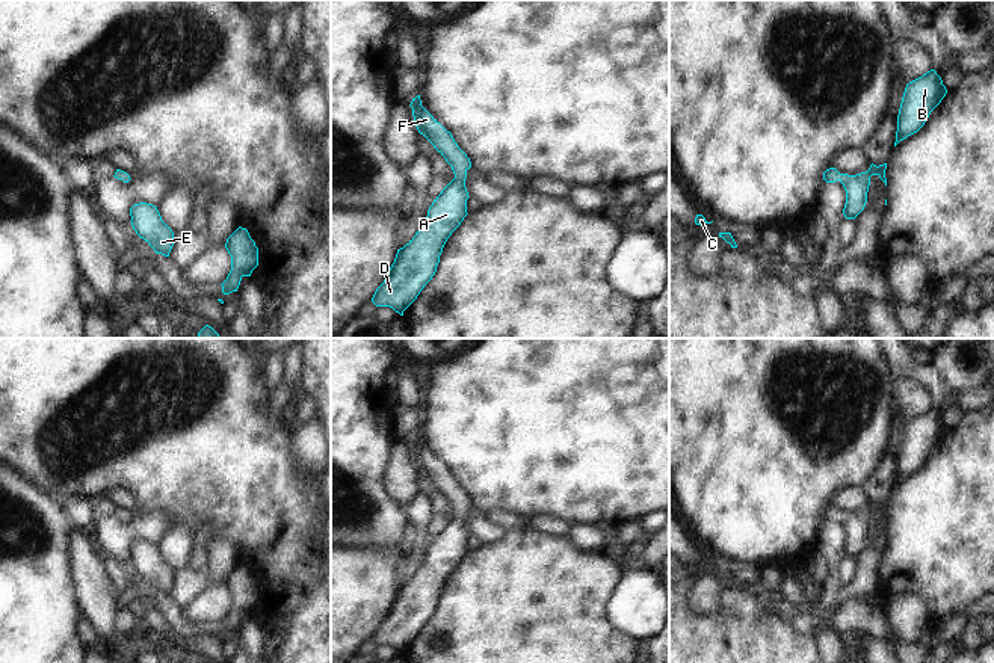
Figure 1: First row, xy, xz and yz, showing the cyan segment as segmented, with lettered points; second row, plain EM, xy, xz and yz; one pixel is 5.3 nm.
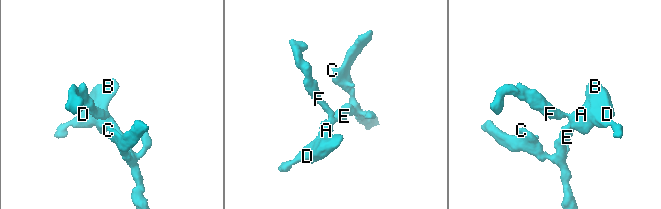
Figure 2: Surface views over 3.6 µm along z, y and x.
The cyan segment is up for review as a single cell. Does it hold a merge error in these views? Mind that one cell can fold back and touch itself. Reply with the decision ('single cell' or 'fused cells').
single cell

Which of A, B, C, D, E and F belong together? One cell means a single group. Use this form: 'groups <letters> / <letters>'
groups A B C D E F

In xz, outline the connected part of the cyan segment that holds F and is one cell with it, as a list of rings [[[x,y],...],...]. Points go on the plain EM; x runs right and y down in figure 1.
[[[420,433],[412,436],[409,444],[418,471],[446,497],[455,517],[434,538],[415,574],[397,587],[394,601],[372,636],[376,645],[390,645],[400,654],[432,618],[447,577],[468,553],[465,517],[471,506],[452,471],[421,444]]]

